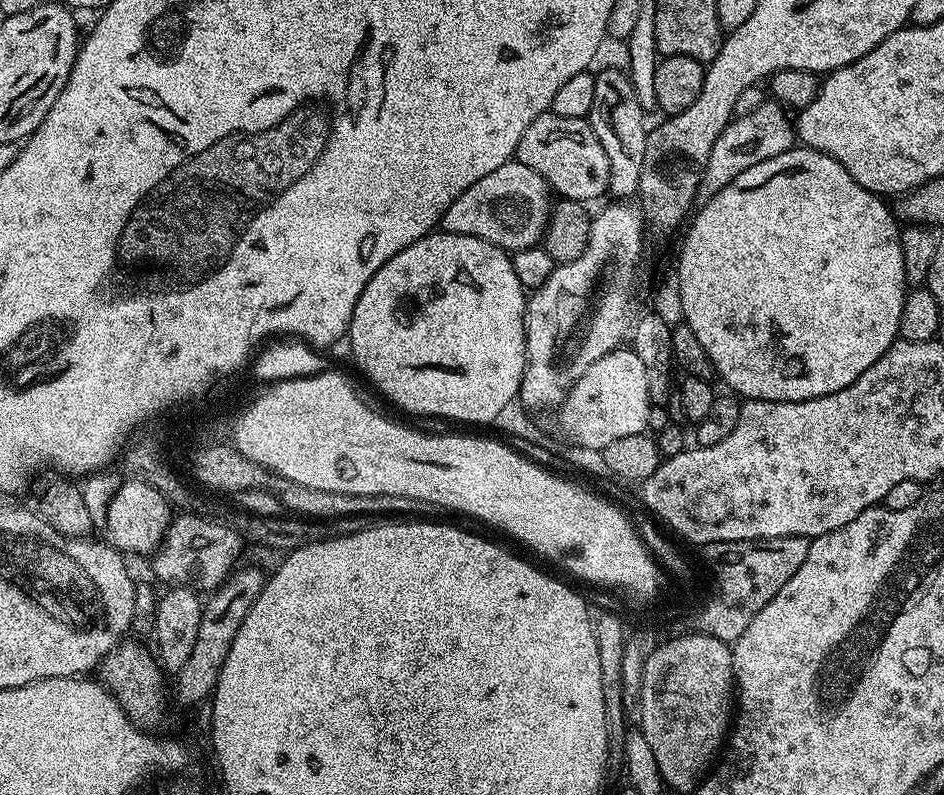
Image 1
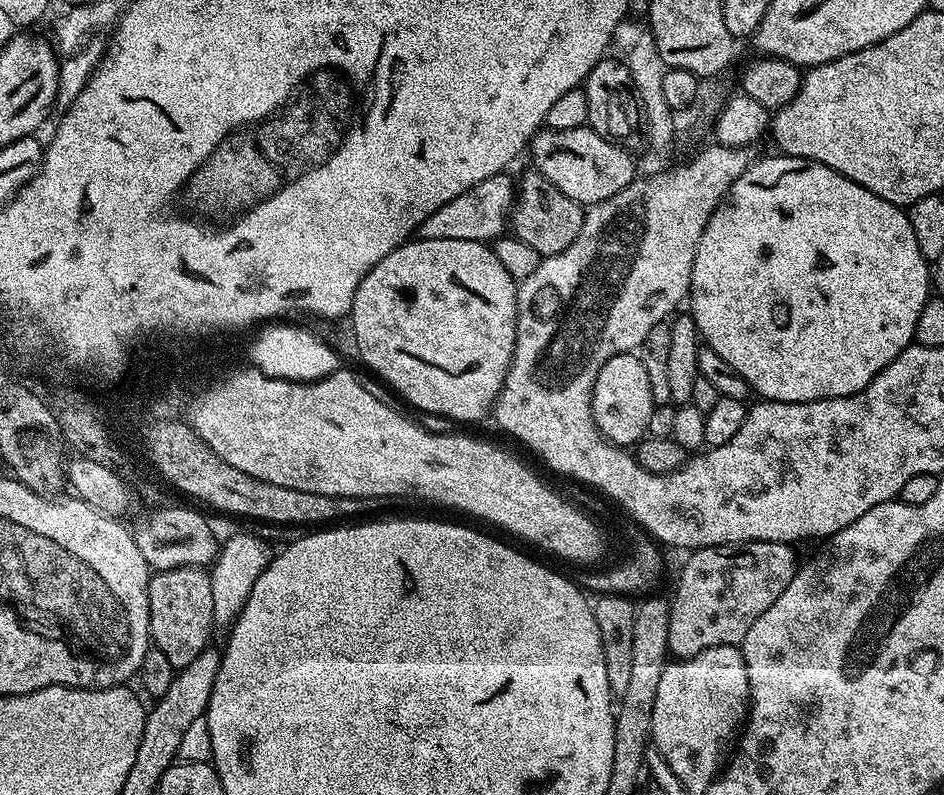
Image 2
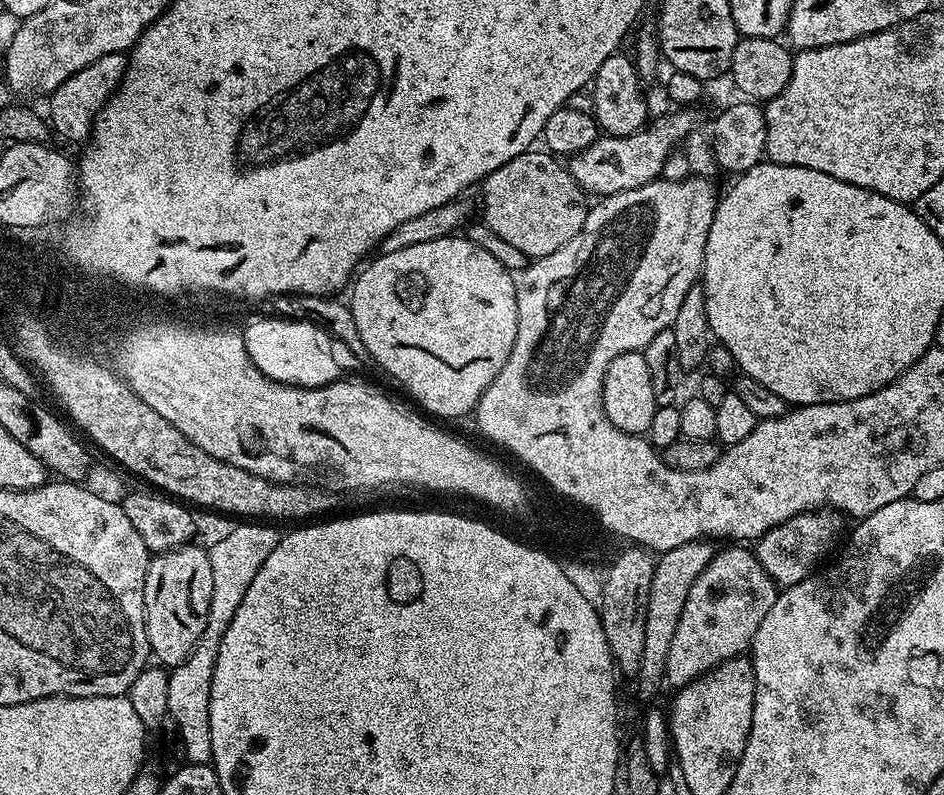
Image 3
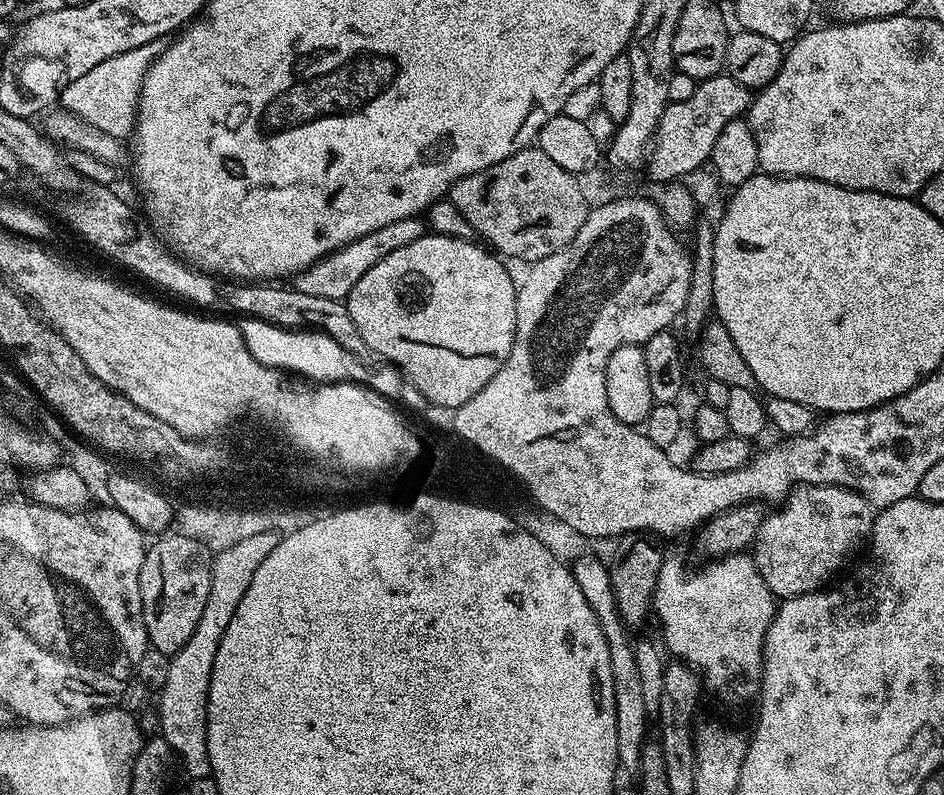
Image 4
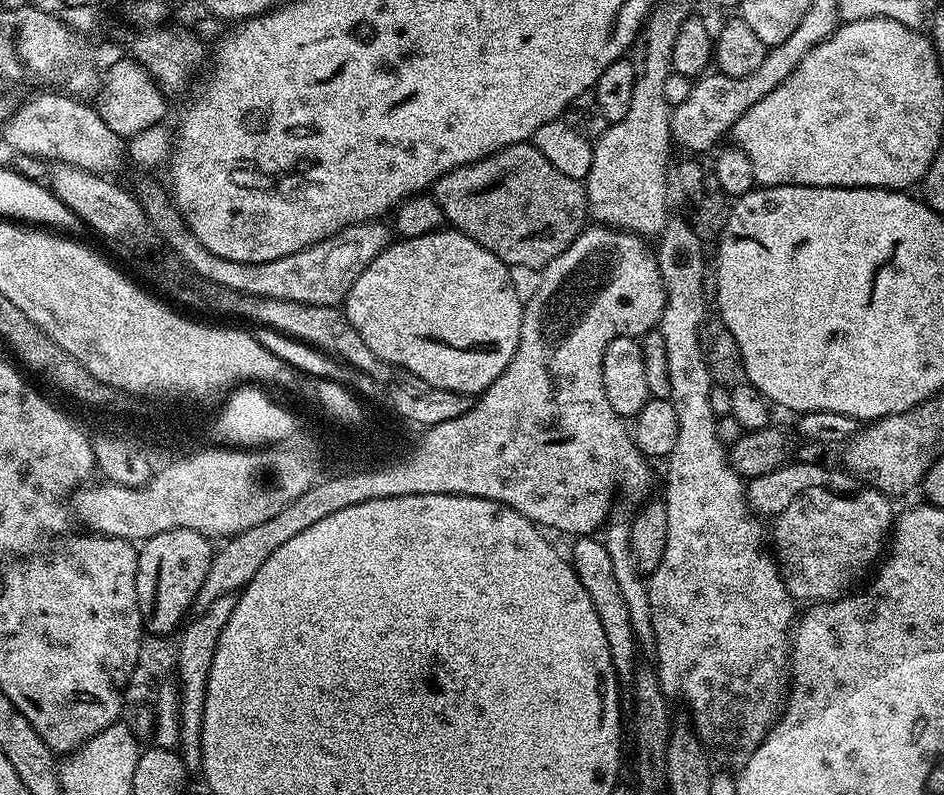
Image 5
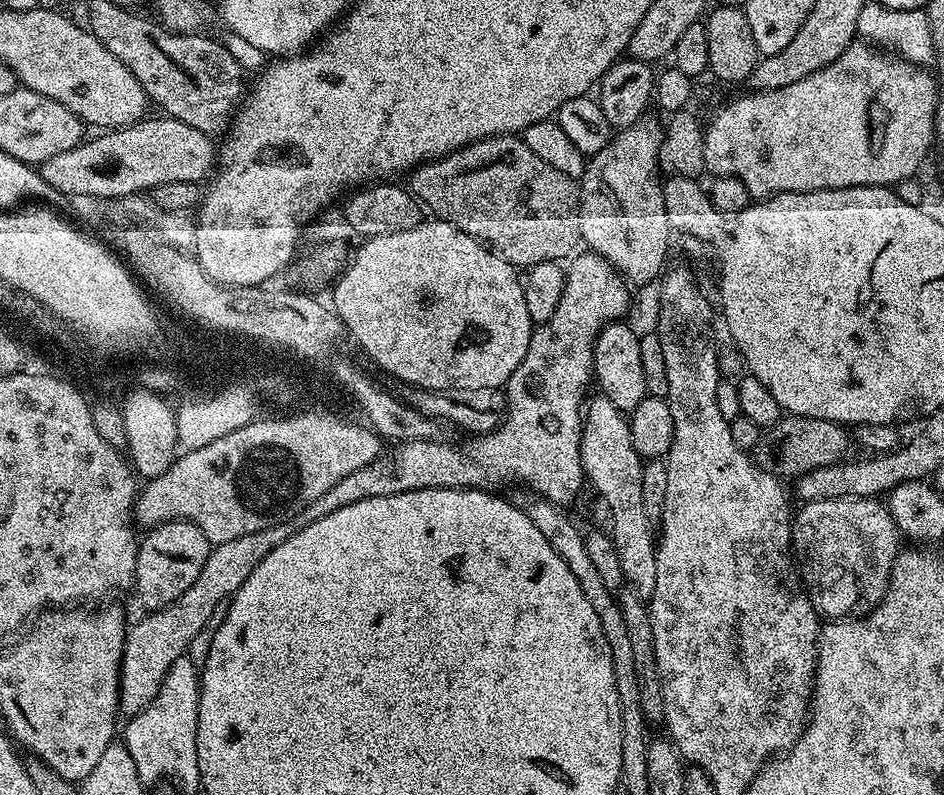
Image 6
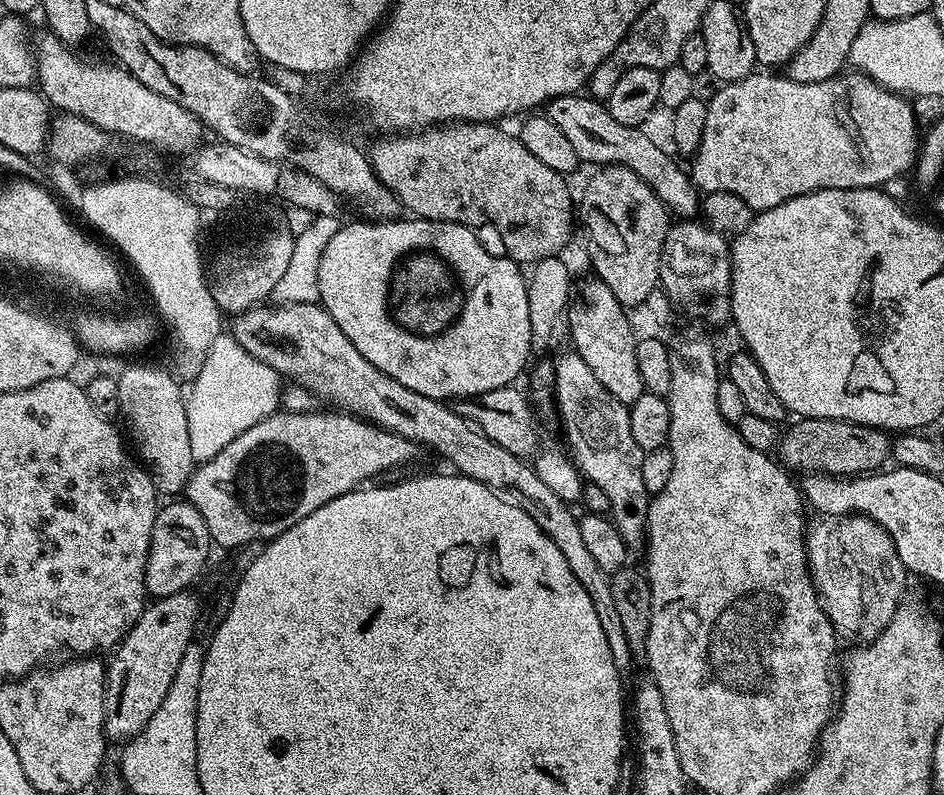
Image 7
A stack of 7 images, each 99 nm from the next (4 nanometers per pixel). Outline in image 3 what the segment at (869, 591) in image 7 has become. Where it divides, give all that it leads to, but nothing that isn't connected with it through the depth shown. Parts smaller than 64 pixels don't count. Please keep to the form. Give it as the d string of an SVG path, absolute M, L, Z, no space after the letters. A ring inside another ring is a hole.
M816 509L795 515L757 540L754 546L756 557L779 587L796 585L822 562L820 560L829 552L842 528L841 521L841 515L833 509Z

